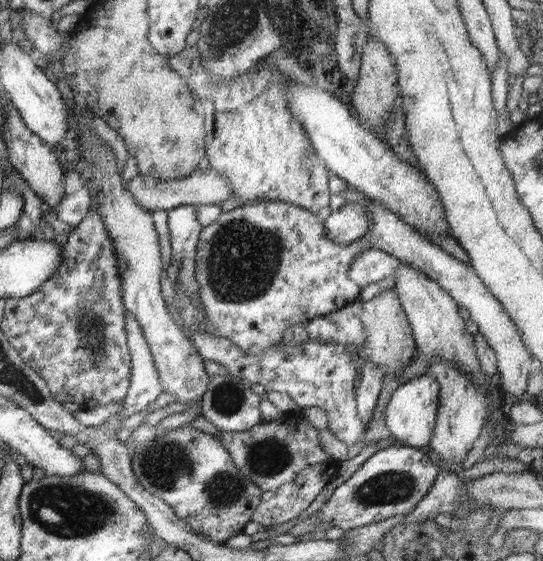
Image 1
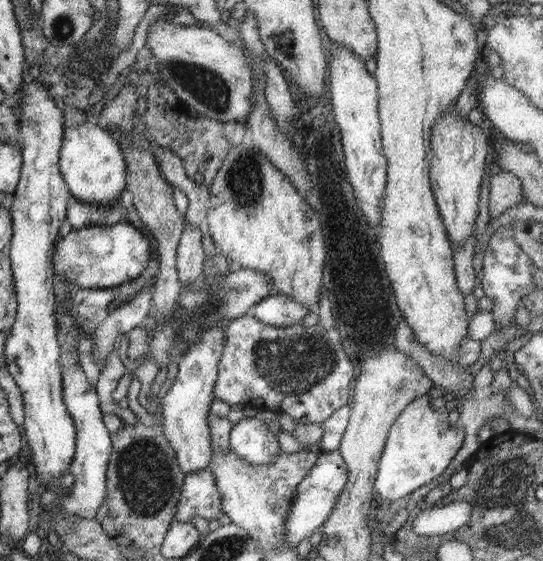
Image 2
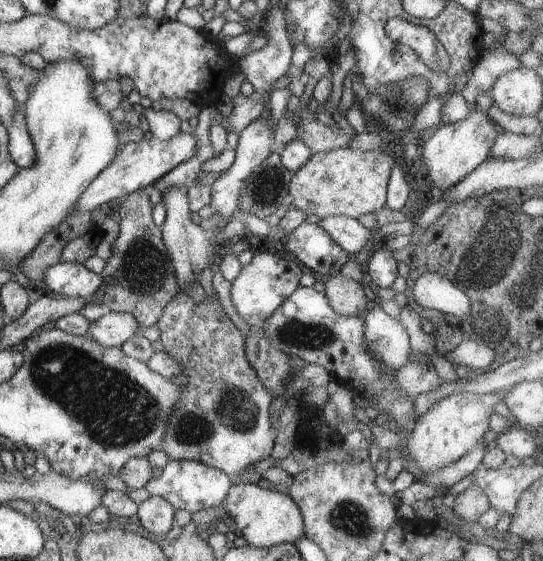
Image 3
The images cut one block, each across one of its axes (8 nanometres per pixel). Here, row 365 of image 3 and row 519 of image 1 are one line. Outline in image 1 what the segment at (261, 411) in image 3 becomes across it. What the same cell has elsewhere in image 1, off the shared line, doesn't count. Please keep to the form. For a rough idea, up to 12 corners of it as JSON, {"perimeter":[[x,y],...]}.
{"perimeter":[[142,423],[142,487],[208,540],[252,520],[262,490],[213,435]]}

